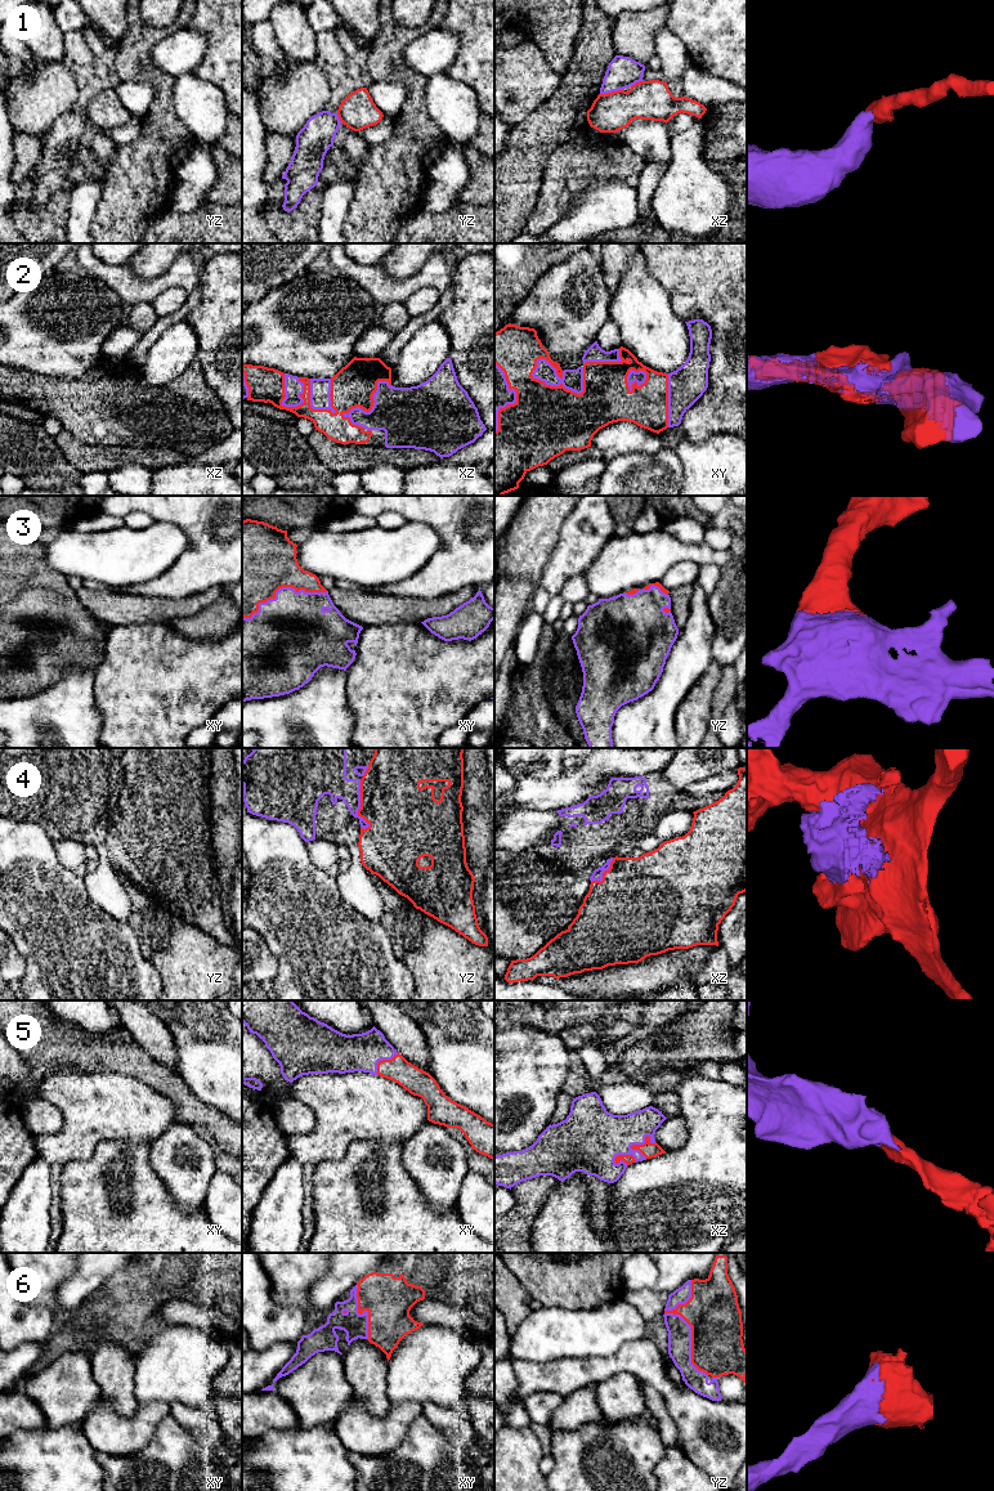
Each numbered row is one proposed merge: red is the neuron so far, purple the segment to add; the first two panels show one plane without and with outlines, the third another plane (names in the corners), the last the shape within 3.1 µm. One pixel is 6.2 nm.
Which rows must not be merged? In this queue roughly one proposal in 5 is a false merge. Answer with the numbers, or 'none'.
4

